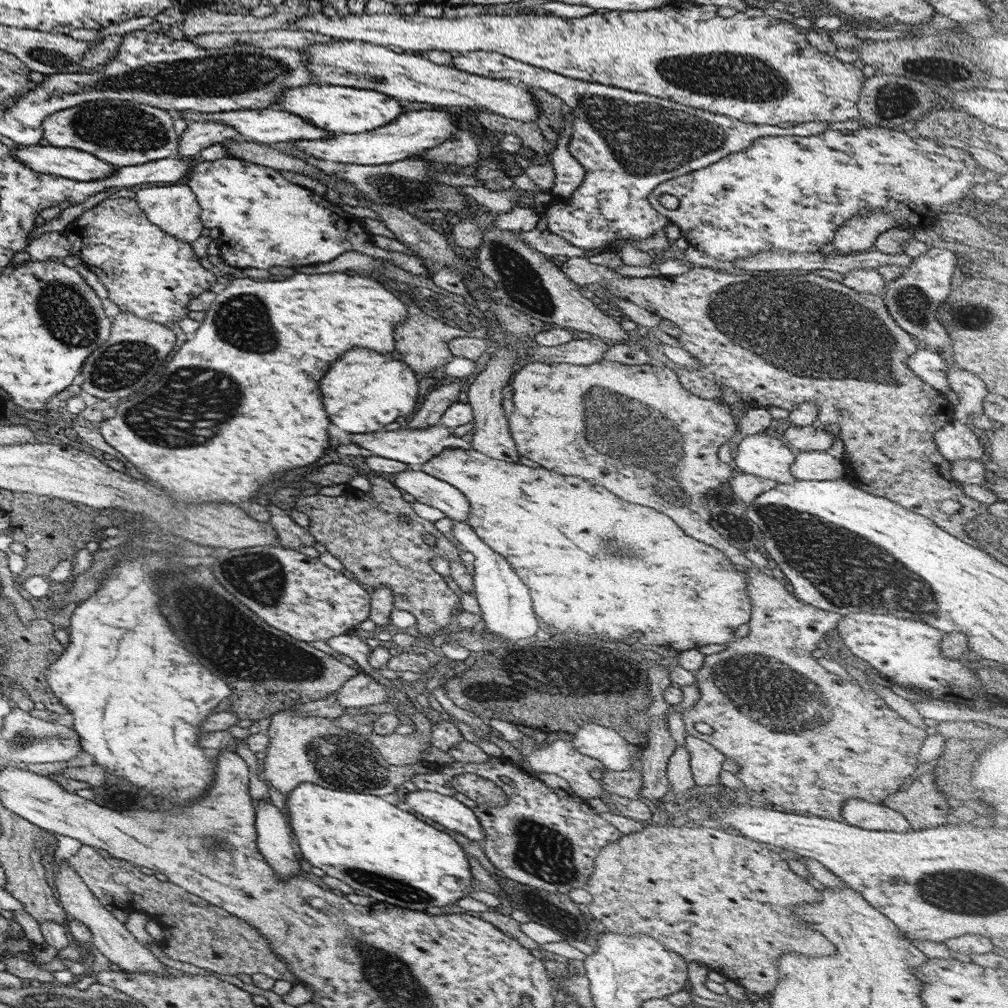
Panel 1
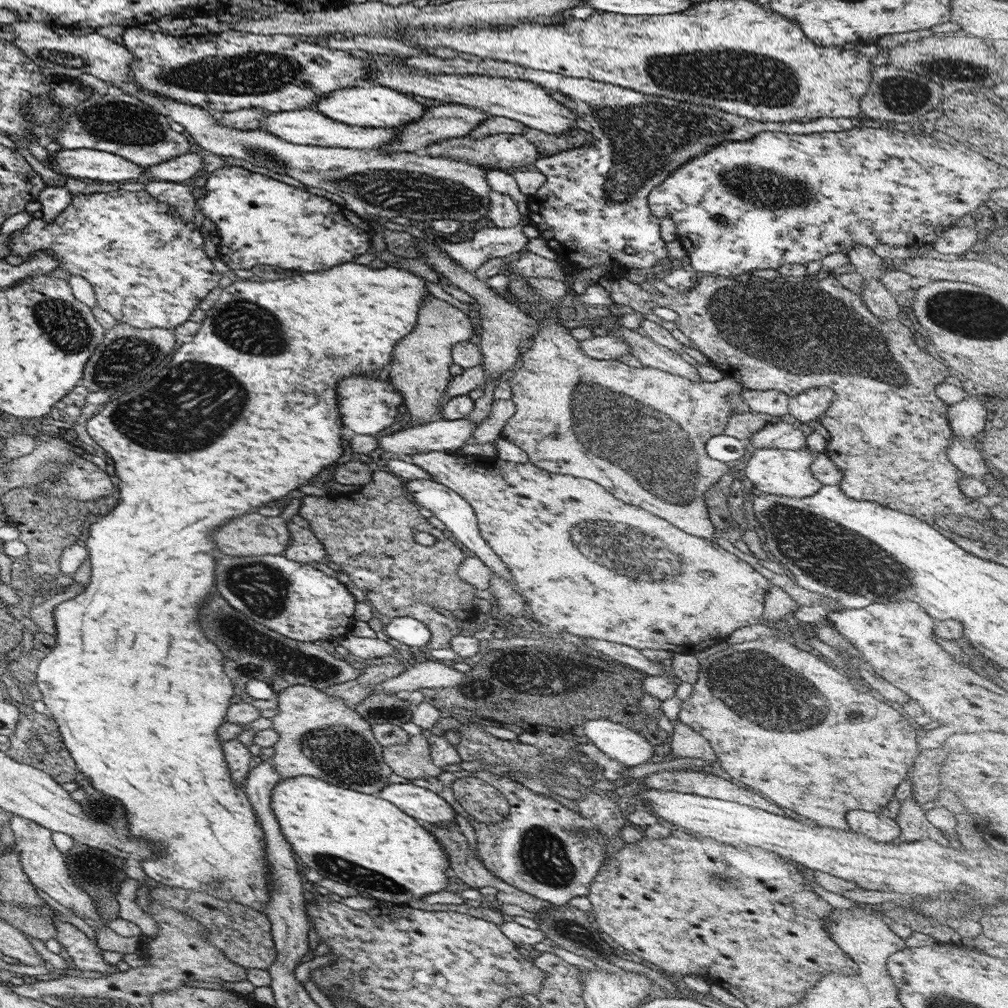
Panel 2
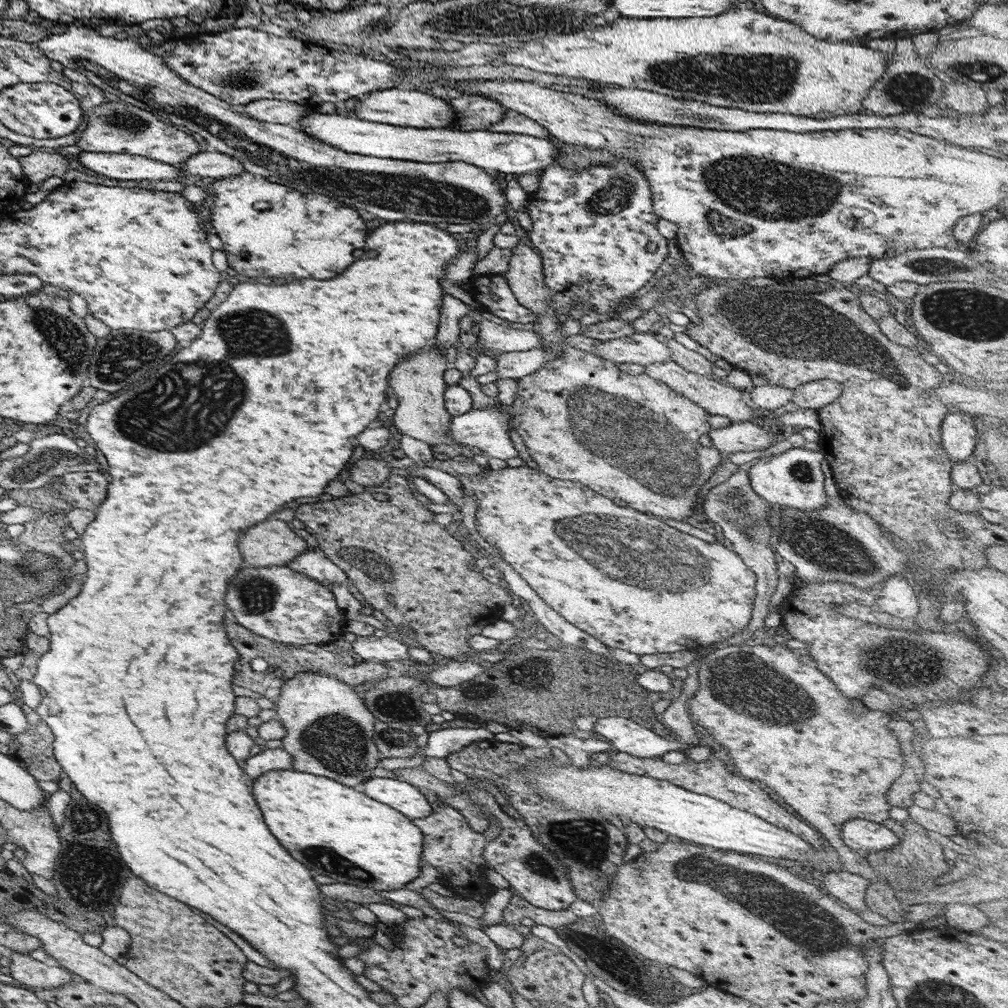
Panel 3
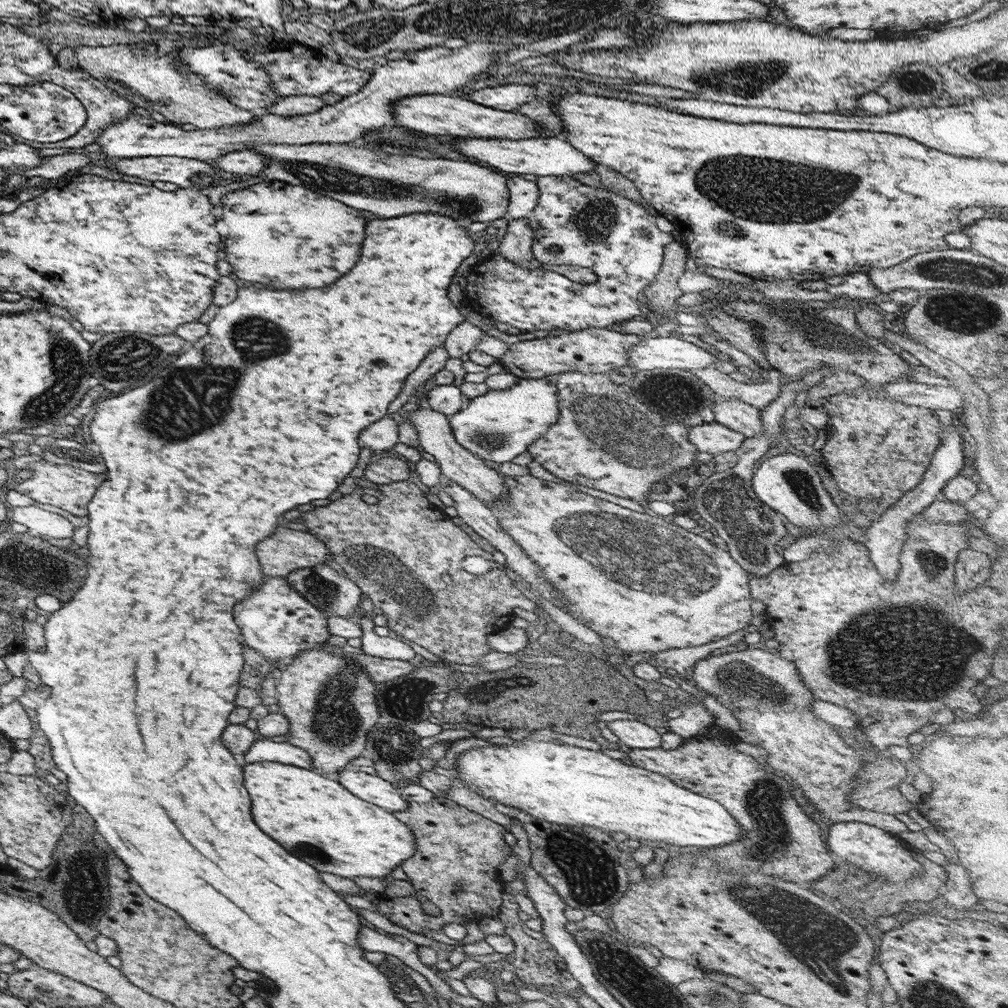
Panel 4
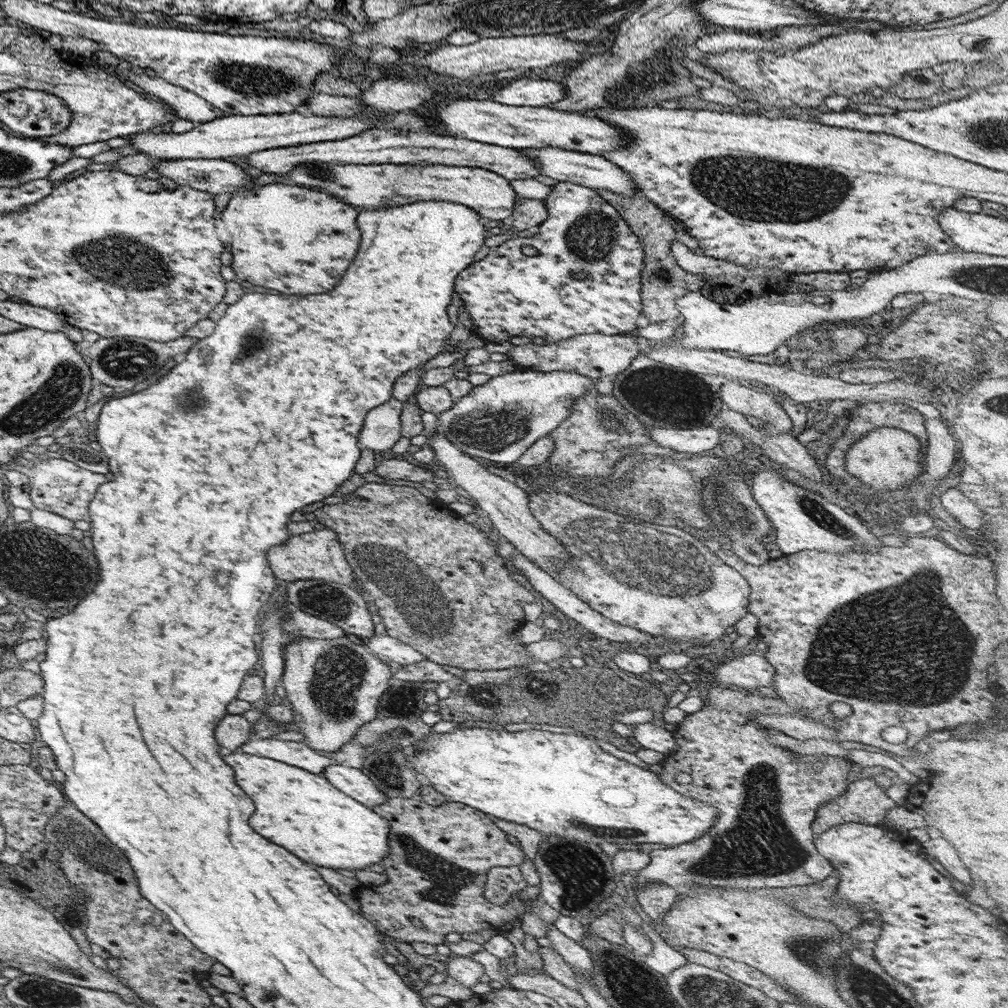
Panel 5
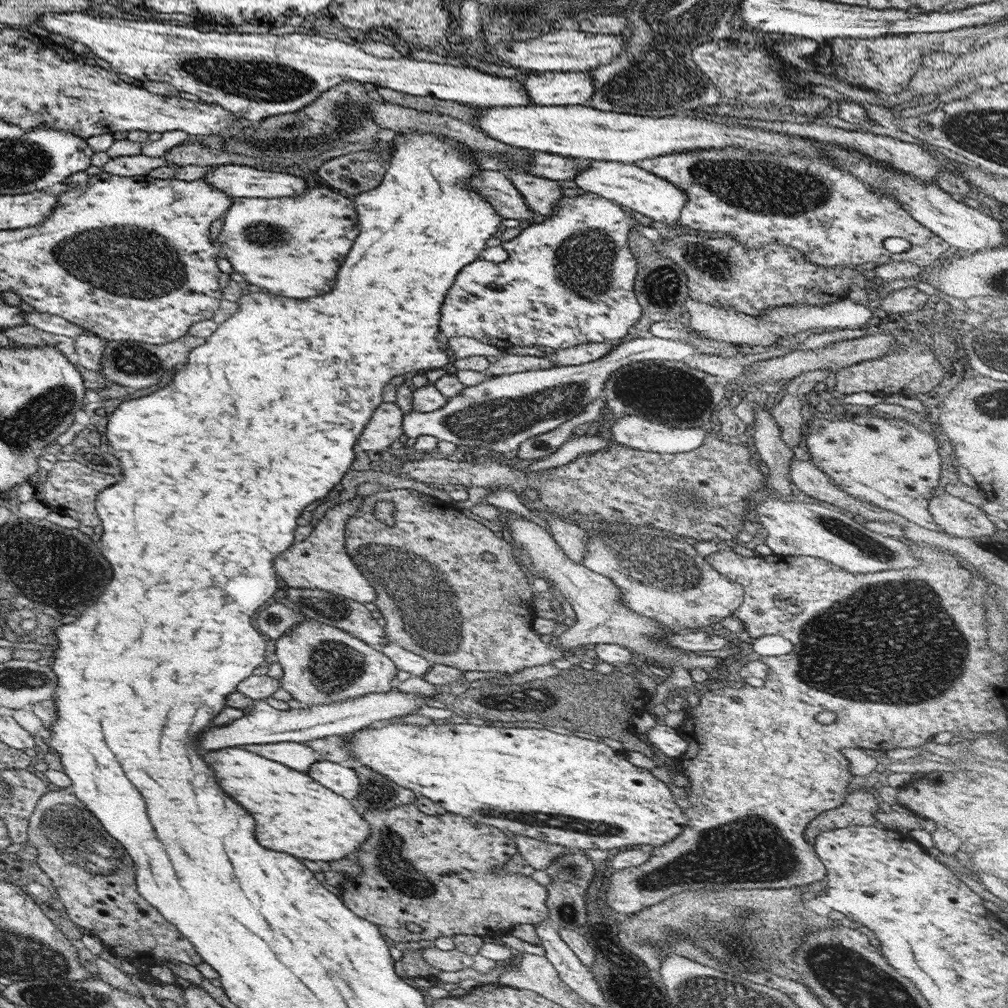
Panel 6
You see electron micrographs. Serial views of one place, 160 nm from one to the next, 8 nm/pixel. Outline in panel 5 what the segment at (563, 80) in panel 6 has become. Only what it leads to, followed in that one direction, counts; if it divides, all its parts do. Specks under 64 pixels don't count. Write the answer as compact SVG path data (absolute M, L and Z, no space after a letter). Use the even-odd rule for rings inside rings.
M524 76L496 91L490 94L489 100L509 106L543 107L566 95L565 85L549 79L531 80Z

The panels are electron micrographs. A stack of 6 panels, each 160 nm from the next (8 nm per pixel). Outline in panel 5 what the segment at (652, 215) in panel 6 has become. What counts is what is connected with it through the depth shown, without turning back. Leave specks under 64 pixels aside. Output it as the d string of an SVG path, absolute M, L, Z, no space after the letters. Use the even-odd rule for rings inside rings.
M550 146L545 148L521 148L520 151L526 157L529 157L536 164L536 167L540 168L540 174L554 178L558 182L570 182L571 184L577 184L593 190L602 188L615 193L621 199L632 196L634 190L640 192L629 174L615 166L612 162L609 162L601 154L585 154L584 152L551 148Z

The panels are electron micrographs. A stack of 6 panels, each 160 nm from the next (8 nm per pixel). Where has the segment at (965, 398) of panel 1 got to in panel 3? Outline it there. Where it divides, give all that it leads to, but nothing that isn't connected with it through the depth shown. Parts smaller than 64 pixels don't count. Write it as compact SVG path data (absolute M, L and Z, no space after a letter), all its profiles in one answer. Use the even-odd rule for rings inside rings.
M949 413L941 424L941 446L947 454L949 463L959 463L970 459L976 441L979 438L979 427L976 417Z

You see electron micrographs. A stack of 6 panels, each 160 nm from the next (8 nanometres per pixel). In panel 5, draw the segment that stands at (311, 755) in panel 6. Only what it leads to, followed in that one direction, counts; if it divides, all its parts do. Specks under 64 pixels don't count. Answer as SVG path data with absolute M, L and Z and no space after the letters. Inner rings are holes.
M273 737L249 738L239 747L239 750L245 754L257 754L263 758L284 762L316 775L321 774L322 770L330 764L339 764L339 762L311 750L303 741L281 741L275 740Z

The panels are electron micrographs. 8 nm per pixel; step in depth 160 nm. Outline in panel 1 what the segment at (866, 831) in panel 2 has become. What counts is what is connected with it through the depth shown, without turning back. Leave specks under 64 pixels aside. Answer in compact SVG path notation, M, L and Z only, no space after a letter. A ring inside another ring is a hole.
M850 798L841 807L845 823L863 830L907 832L909 823L894 810L882 804L871 804L860 798Z

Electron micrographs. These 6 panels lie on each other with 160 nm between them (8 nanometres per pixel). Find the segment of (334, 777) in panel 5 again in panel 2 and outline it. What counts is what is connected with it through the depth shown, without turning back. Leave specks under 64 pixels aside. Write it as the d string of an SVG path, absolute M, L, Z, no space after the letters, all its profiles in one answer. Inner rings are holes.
M387 783L377 792L379 798L394 804L401 812L420 823L451 823L455 826L450 804L426 788L411 783Z

